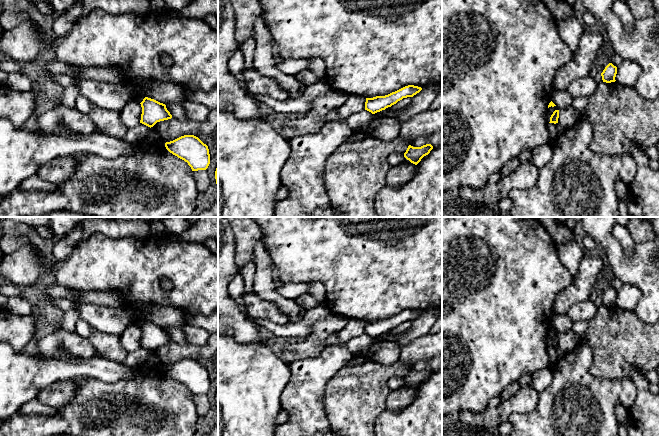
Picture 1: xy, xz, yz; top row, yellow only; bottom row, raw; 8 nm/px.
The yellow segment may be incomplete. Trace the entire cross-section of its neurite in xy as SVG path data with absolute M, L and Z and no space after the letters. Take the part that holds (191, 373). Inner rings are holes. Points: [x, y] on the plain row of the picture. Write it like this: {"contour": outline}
{"contour": "M184 359L165 367L166 373L184 384L192 395L206 394L210 388L209 373L198 361Z"}

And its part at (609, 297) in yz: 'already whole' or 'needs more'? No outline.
already whole

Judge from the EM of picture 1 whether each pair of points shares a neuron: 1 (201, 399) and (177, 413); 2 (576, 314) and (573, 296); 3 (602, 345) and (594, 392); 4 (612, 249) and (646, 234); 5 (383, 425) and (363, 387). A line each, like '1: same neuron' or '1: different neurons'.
1: different neurons
2: different neurons
3: different neurons
4: different neurons
5: different neurons

